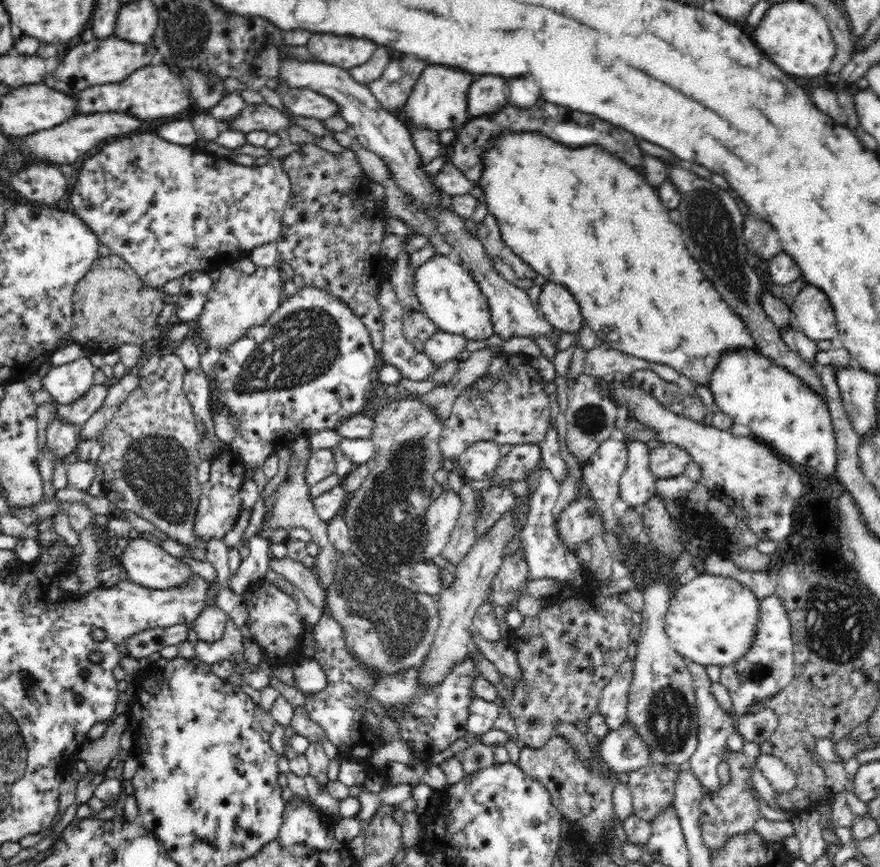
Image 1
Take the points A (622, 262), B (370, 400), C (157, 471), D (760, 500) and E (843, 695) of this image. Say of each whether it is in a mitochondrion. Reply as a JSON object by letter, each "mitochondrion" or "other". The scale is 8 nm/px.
{"A":"other","B":"other","C":"mitochondrion","D":"mitochondrion","E":"other"}

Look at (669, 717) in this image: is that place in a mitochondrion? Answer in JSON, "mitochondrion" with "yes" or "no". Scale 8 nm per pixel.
{"mitochondrion":"yes"}

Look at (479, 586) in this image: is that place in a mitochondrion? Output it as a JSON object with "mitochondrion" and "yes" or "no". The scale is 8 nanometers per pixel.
{"mitochondrion":"no"}

